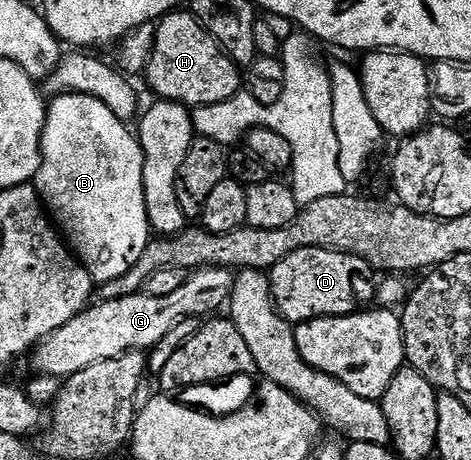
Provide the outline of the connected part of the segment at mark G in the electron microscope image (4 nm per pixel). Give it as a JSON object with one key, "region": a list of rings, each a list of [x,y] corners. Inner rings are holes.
{"region":[[[202,268],[193,271],[185,279],[184,285],[166,298],[137,294],[121,300],[93,303],[70,322],[66,322],[66,326],[47,336],[44,343],[35,349],[36,368],[44,376],[67,378],[86,370],[86,366],[94,366],[94,362],[113,360],[128,352],[150,350],[155,344],[162,342],[166,334],[170,334],[179,320],[191,316],[204,318],[209,314],[219,313],[216,311],[223,304],[225,307],[229,303],[233,279],[233,273],[229,269]]]}

